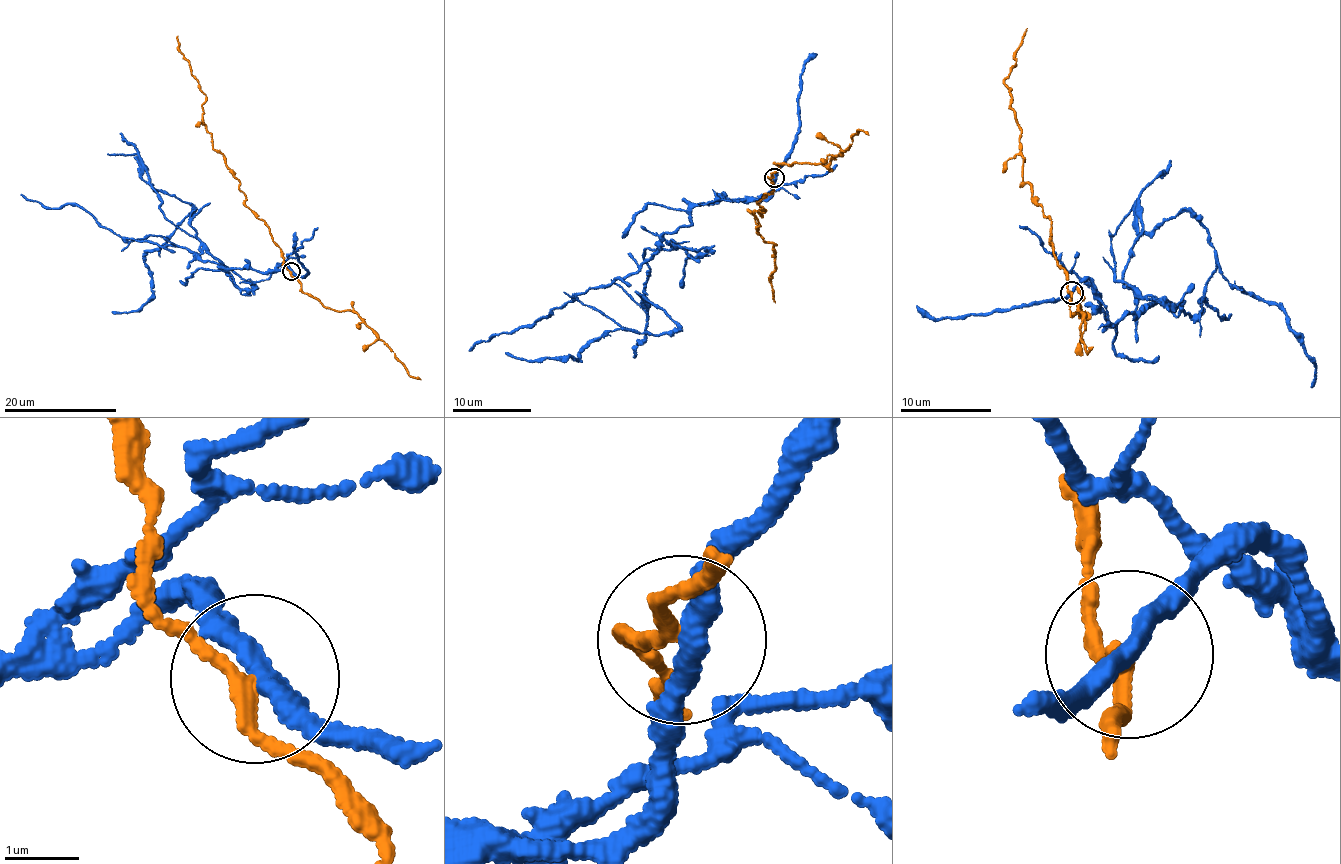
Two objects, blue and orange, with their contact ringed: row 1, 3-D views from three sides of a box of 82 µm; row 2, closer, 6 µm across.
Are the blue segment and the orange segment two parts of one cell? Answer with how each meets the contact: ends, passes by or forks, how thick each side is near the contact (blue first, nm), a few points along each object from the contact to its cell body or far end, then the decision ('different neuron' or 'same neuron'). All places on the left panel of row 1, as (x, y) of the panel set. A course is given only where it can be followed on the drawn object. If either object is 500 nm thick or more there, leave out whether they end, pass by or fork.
blue passes by | orange passes by | 280/160 nm | blue via (291, 271), (228, 269), (176, 246), (126, 239), (166, 239), (146, 253), (149, 298), (139, 309), (112, 312) | orange via (291, 271), (267, 224), (245, 204), (226, 157), (213, 149), (202, 120), (205, 94), (177, 36) | different neuron

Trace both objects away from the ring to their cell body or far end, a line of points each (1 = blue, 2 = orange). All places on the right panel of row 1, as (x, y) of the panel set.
1: (1073, 292), (1088, 279), (1111, 322), (1165, 300), (1191, 317), (1218, 270), (1284, 312), (1316, 367), (1310, 386)
2: (1073, 292), (1057, 263), (1049, 216), (1030, 184), (1022, 184), (1022, 127), (1005, 83), (1028, 28)

